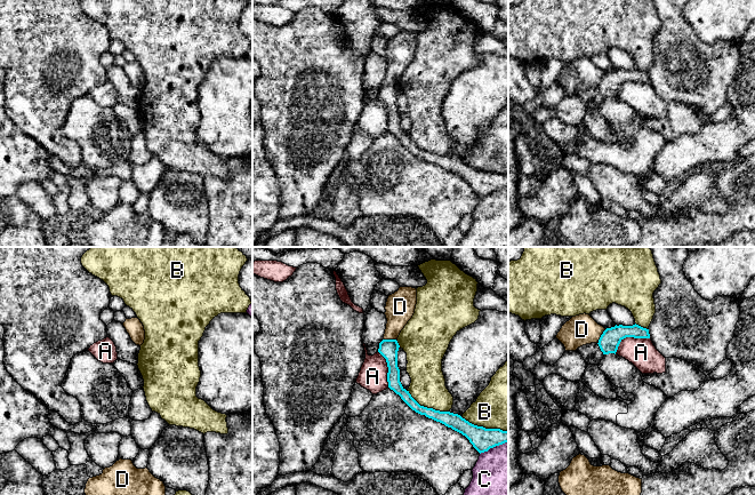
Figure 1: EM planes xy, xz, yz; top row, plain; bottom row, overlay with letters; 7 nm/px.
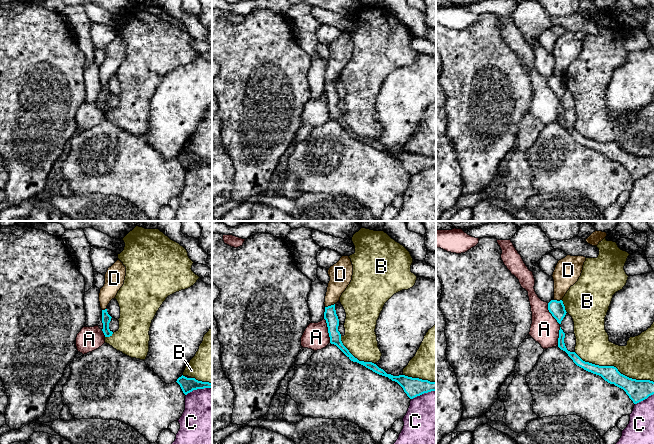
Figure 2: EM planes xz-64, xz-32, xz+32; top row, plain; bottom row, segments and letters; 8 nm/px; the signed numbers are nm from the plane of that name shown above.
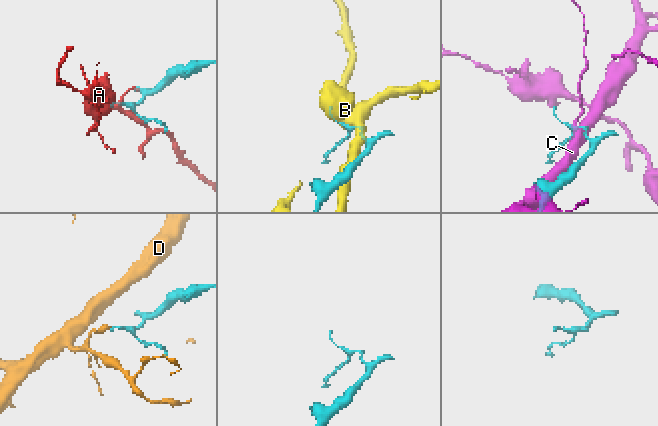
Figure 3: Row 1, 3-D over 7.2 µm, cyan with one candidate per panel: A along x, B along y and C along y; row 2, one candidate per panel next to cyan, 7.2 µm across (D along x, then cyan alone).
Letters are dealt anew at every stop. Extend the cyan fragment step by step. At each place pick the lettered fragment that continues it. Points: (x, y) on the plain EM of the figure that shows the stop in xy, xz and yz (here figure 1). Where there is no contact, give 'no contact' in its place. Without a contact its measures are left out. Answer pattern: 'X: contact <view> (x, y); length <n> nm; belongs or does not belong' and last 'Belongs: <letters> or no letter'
A: contact yz (628, 80); length 280 nm; does not belong
B: contact xz (484, 172); length 360 nm; does not belong
C: contact xz (494, 190); length 220 nm; does not belong
D: contact yz (601, 80); length 120 nm; does not belong
Belongs: no letter

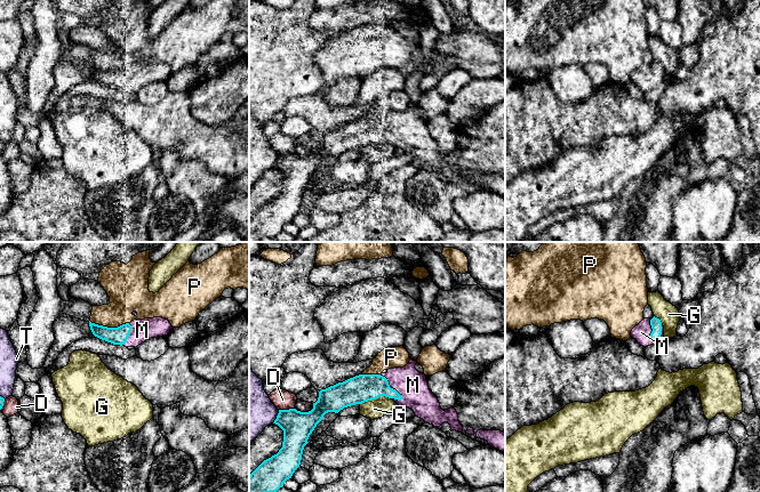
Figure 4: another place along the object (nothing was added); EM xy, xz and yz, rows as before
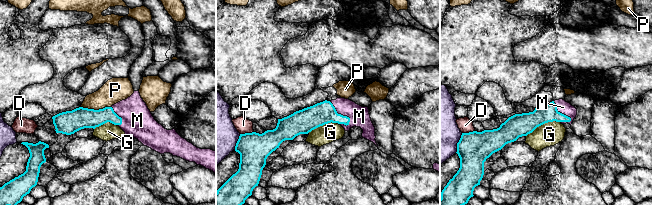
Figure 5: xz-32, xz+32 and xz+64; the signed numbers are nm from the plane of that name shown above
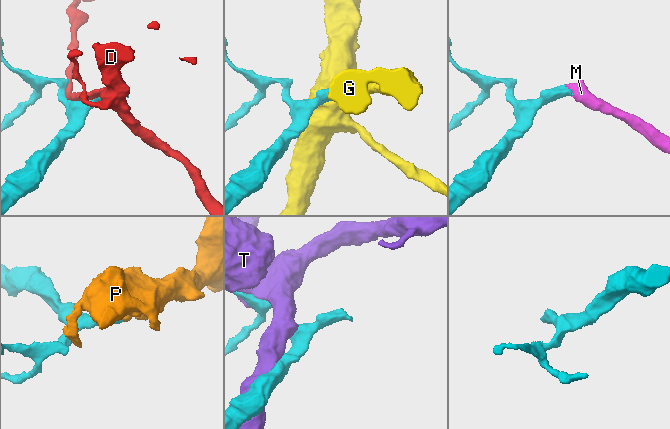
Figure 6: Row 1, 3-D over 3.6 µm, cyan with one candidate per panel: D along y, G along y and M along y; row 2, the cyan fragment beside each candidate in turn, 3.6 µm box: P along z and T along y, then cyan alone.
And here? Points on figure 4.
D: contact xz (286, 154); length 110 nm; does not belong
G: contact xz (375, 143); length 220 nm; does not belong
M: contact yz (653, 74); length 180 nm; belongs
P: contact xy (109, 72); length 280 nm; does not belong
T: contact xz (277, 161); length 110 nm; does not belong
Belongs: M

